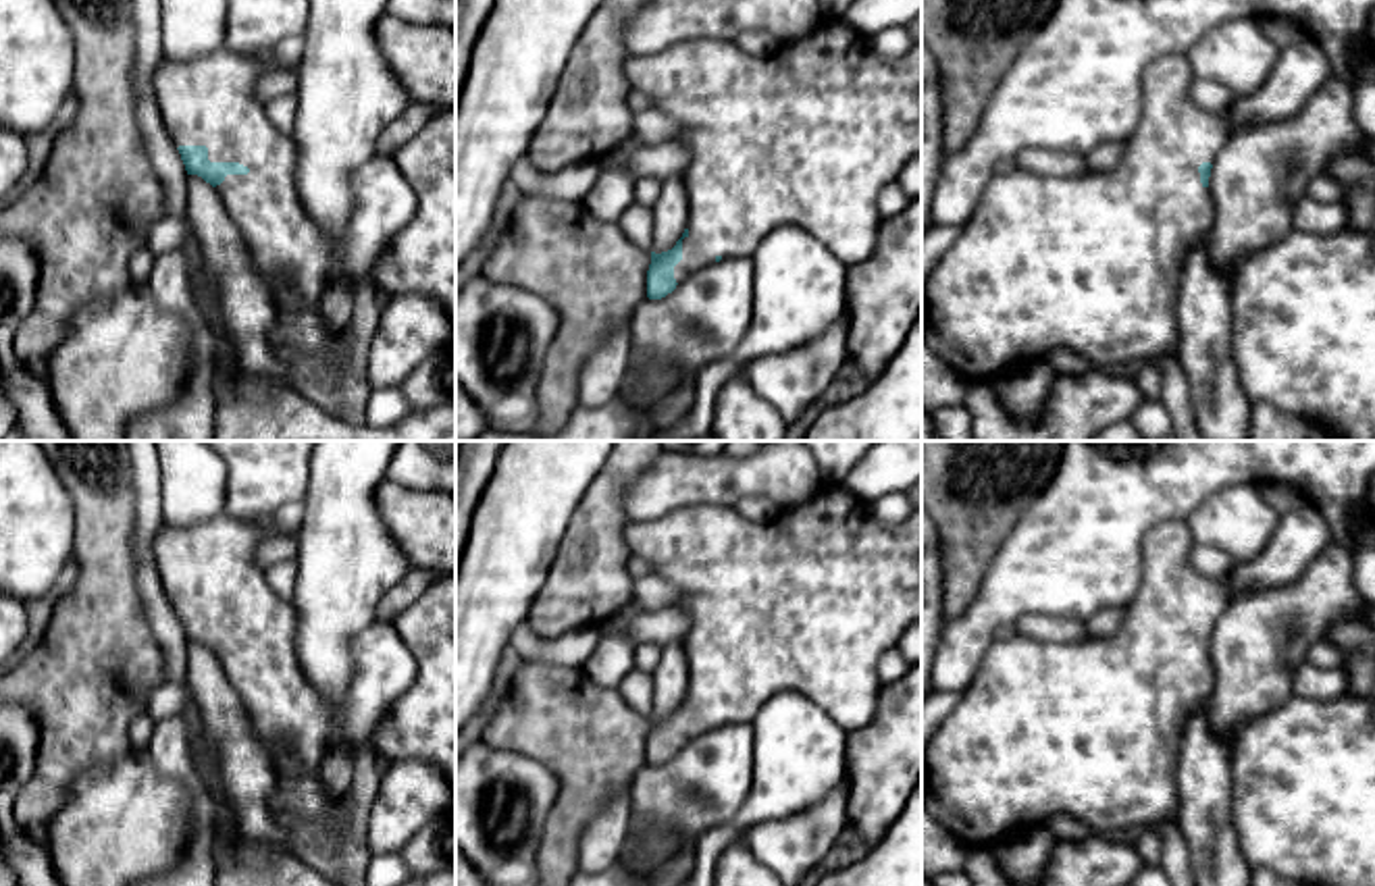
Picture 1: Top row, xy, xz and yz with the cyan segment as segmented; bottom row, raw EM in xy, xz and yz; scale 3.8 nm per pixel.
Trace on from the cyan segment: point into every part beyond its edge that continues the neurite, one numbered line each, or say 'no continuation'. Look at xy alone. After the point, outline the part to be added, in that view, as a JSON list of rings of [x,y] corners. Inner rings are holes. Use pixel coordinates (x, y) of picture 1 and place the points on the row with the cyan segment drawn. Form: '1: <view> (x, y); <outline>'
1: xy (211, 100); [[[218,48],[204,58],[193,58],[189,62],[173,62],[162,58],[154,73],[154,94],[162,123],[179,146],[206,146],[210,162],[239,162],[250,168],[248,175],[227,175],[216,191],[233,220],[239,229],[243,241],[248,243],[250,256],[266,281],[270,291],[283,287],[293,295],[291,304],[277,304],[277,318],[270,329],[270,339],[277,347],[293,347],[304,354],[316,354],[327,362],[337,360],[341,347],[341,335],[327,327],[320,314],[322,293],[335,283],[347,283],[354,295],[362,283],[372,283],[372,270],[377,258],[387,250],[393,237],[414,218],[416,214],[416,193],[401,175],[393,160],[372,158],[362,164],[352,179],[352,218],[339,237],[329,235],[320,229],[304,210],[295,183],[297,168],[297,144],[291,135],[275,129],[266,116],[264,102],[256,96],[256,85],[264,75],[264,67],[250,54],[233,52],[229,48]]]

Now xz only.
1: xz (808, 136); [[[824,17],[807,35],[780,44],[774,52],[757,56],[747,54],[734,42],[693,40],[678,44],[661,54],[630,54],[624,64],[626,79],[632,85],[637,102],[670,114],[680,127],[680,141],[691,152],[691,162],[680,175],[689,198],[689,235],[682,239],[682,260],[674,266],[676,283],[693,272],[711,266],[716,258],[747,258],[778,227],[795,225],[820,243],[824,243],[847,268],[870,258],[882,216],[878,212],[878,193],[884,185],[901,181],[909,160],[922,156],[922,42],[915,42],[901,58],[880,56],[863,35],[855,35],[842,19]]]

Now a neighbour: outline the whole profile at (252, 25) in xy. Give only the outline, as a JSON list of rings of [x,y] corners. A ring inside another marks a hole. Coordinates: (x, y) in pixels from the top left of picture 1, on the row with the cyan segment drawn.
[[[227,0],[225,48],[241,54],[300,42],[310,0]]]

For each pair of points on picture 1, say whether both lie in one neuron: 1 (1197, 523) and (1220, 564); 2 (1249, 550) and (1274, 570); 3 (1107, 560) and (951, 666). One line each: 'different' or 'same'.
1: different
2: different
3: same

